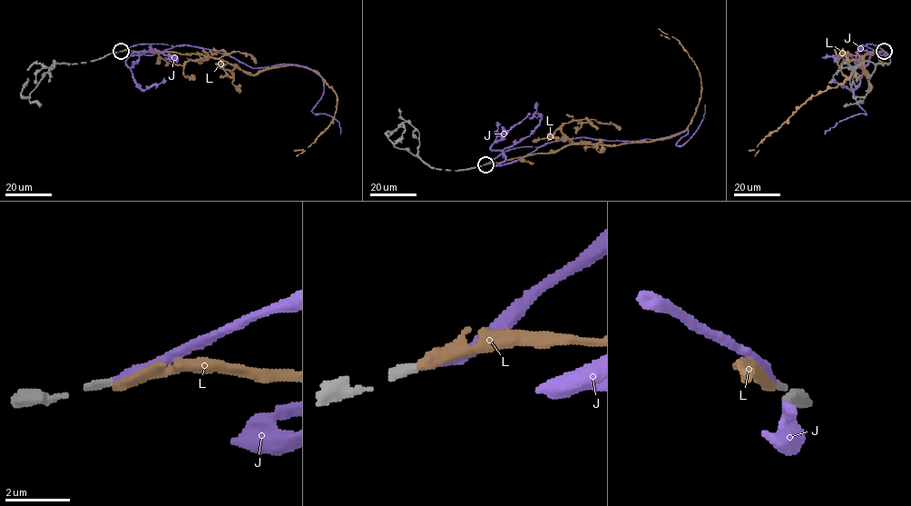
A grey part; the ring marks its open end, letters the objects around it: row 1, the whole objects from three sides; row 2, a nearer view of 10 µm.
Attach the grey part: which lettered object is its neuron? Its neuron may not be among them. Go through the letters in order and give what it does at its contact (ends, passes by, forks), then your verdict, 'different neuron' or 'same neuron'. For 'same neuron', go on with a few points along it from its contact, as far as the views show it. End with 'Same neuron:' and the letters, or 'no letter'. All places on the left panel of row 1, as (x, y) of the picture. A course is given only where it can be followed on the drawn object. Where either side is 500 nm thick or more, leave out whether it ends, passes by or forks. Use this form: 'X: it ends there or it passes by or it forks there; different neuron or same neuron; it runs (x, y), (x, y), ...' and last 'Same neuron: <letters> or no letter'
J: it ends there; same neuron; it runs (121, 51), (138, 44), (187, 45), (252, 67), (304, 66), (323, 82), (312, 112), (336, 120), (340, 133)
L: it ends there; different neuron
Same neuron: J

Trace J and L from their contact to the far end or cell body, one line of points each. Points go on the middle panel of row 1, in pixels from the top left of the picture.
J: (484, 164), (505, 151), (575, 138), (633, 141), (687, 130), (676, 144), (682, 145), (700, 123), (704, 104)
L: (484, 164), (554, 153), (576, 143), (620, 144), (680, 133), (695, 114), (701, 77), (680, 43), (660, 34)

